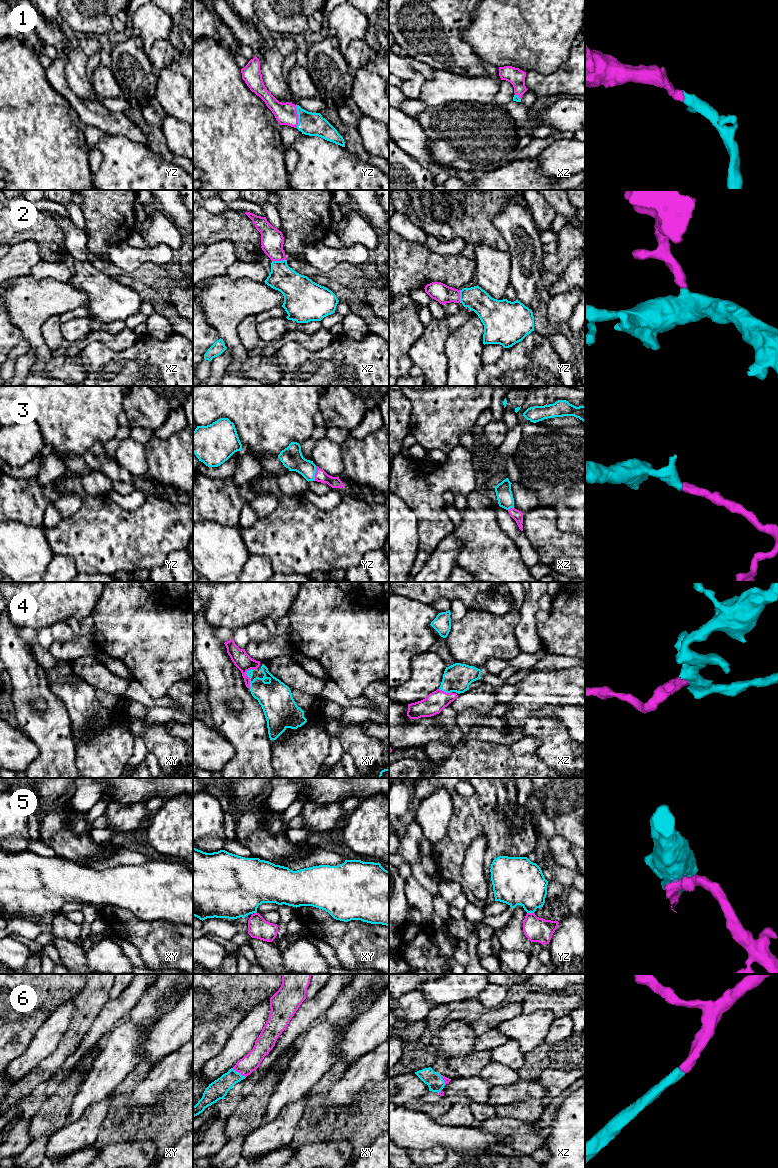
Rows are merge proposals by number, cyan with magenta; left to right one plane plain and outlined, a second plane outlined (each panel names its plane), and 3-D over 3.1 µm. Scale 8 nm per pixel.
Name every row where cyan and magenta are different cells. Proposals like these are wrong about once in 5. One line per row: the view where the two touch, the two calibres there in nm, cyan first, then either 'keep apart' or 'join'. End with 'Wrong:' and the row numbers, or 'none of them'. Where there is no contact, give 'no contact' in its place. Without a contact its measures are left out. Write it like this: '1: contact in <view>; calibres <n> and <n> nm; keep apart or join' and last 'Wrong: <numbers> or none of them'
1: contact in yz; calibres 190 and 180 nm; join
2: contact in xz; calibres 220 and 190 nm; join
3: contact in yz; calibres 170 and 100 nm; join
4: contact in xy; calibres 220 and 140 nm; join
5: contact in yz; calibres 360 and 200 nm; keep apart
6: contact in xy; calibres 150 and 140 nm; join
Wrong: 5

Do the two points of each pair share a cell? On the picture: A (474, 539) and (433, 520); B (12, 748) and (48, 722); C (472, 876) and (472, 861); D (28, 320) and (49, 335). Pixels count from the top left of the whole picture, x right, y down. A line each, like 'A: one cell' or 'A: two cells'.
A: two cells
B: two cells
C: one cell
D: two cells

